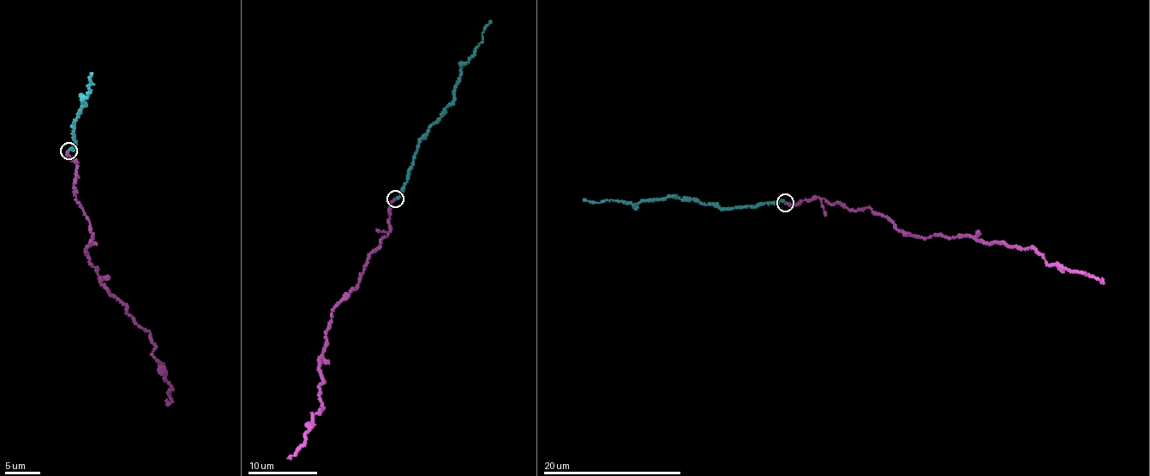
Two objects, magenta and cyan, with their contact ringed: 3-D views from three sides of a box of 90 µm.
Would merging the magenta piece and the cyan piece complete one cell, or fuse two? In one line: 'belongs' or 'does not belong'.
does not belong

